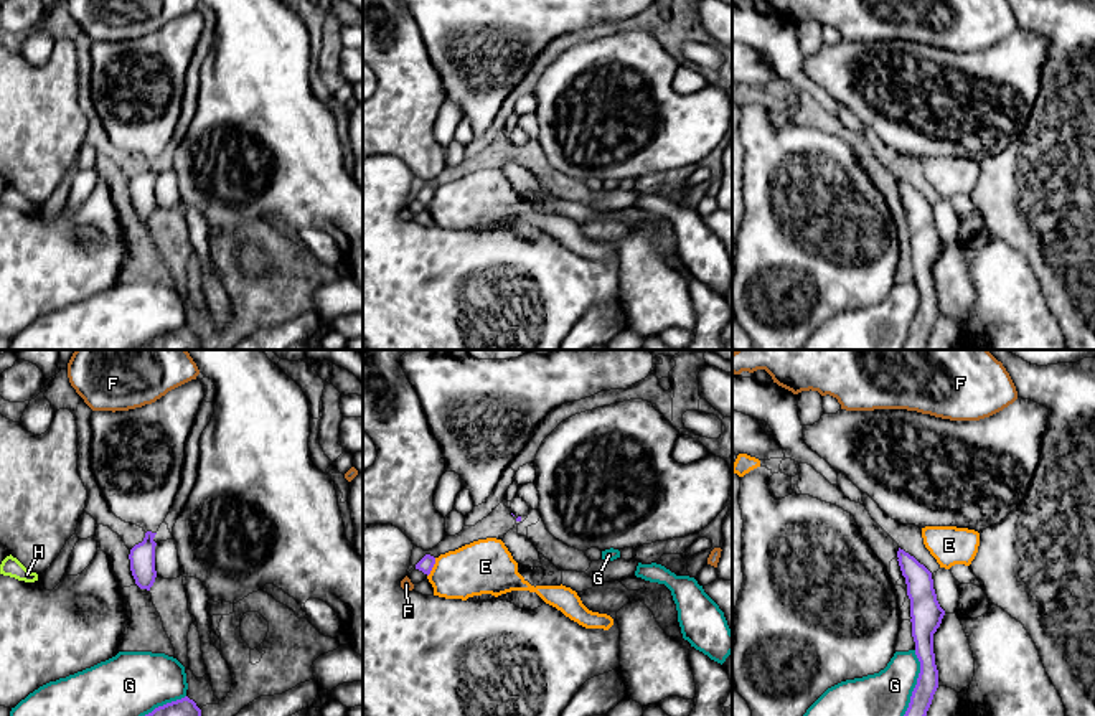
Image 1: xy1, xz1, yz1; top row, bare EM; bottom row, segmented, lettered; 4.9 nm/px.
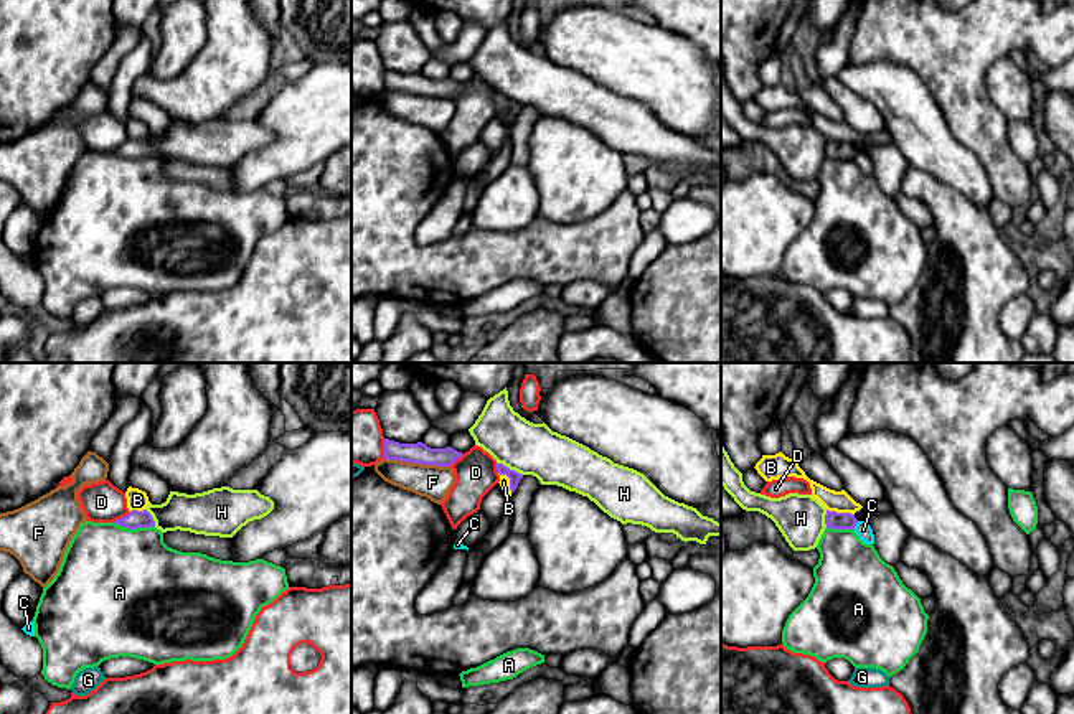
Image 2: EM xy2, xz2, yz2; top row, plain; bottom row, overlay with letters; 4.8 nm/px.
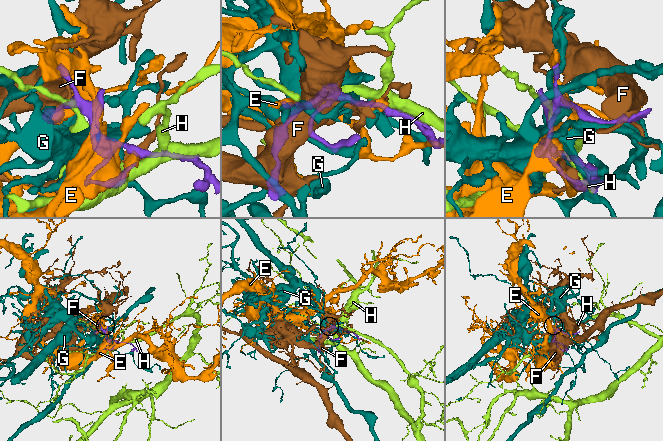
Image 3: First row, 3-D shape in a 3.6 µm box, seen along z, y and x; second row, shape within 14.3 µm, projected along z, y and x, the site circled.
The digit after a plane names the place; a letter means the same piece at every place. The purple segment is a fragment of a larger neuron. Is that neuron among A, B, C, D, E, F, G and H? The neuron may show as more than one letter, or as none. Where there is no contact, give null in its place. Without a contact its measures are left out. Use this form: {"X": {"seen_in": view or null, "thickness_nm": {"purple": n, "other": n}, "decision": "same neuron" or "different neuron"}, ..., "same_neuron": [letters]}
{"A": {"seen_in": "xy2", "thickness_nm": {"purple": 90, "other": 500}, "decision": "different neuron"}, "B": {"seen_in": "yz2", "thickness_nm": {"purple": 90, "other": 110}, "decision": "different neuron"}, "C": {"seen_in": "yz2", "thickness_nm": {"purple": 90, "other": 80}, "decision": "different neuron"}, "D": {"seen_in": "xz2", "thickness_nm": {"purple": 100, "other": 260}, "decision": "different neuron"}, "E": {"seen_in": "xz1", "thickness_nm": {"purple": 70, "other": 260}, "decision": "different neuron"}, "F": {"seen_in": "xz2", "thickness_nm": {"purple": 100, "other": 160}, "decision": "different neuron"}, "G": {"seen_in": "yz1", "thickness_nm": {"purple": 110, "other": 320}, "decision": "different neuron"}, "H": {"seen_in": "xz2", "thickness_nm": {"purple": 60, "other": 260}, "decision": "different neuron"}, "same_neuron": []}

